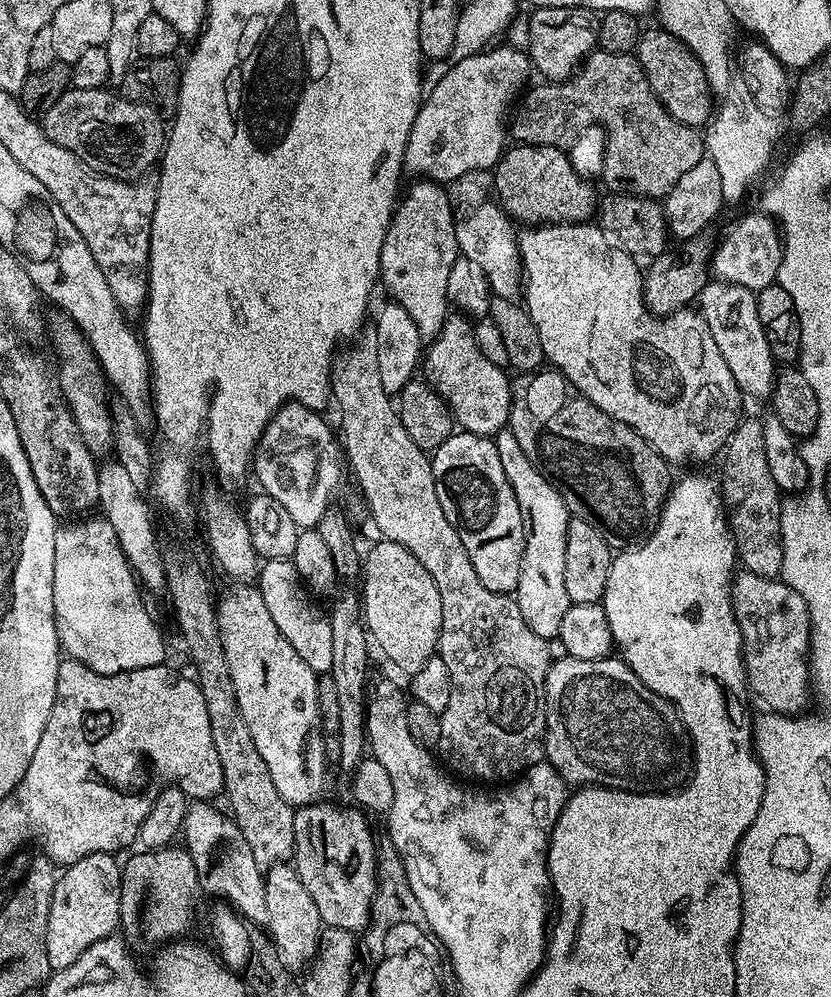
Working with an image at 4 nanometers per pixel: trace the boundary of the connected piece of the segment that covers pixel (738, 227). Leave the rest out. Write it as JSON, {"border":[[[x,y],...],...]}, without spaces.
{"border":[[[764,212],[750,214],[736,223],[723,238],[719,246],[713,249],[710,268],[721,281],[741,285],[755,292],[775,283],[778,266],[781,265],[783,239],[779,233],[777,221]]]}

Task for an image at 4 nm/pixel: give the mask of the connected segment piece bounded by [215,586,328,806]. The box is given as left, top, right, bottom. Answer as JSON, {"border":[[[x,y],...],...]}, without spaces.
{"border":[[[234,586],[224,597],[215,601],[216,621],[222,638],[222,650],[226,654],[226,666],[230,666],[230,682],[234,682],[234,694],[238,698],[238,710],[242,710],[242,718],[246,718],[246,726],[250,730],[250,738],[254,738],[254,746],[258,746],[258,754],[262,754],[262,762],[270,774],[270,778],[278,794],[290,805],[303,806],[314,804],[321,799],[324,792],[324,775],[328,772],[328,764],[324,761],[324,739],[320,707],[318,706],[318,690],[316,682],[318,674],[298,658],[294,646],[282,638],[282,630],[274,626],[274,618],[270,618],[270,610],[266,610],[266,602],[262,602],[262,594],[256,586]]]}

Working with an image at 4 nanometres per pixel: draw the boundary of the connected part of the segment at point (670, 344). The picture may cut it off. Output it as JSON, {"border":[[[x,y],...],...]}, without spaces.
{"border":[[[595,223],[542,224],[525,227],[523,231],[518,236],[522,261],[522,303],[527,308],[534,326],[538,326],[538,338],[542,338],[545,361],[555,371],[562,373],[594,406],[598,406],[598,410],[633,428],[669,465],[684,464],[687,460],[708,460],[716,451],[717,455],[727,445],[728,437],[736,431],[737,423],[741,419],[742,393],[725,359],[722,358],[717,343],[711,338],[710,329],[700,312],[686,307],[663,318],[653,316],[644,304],[644,276],[642,268],[636,265],[639,264],[637,257],[614,247],[607,234]]]}

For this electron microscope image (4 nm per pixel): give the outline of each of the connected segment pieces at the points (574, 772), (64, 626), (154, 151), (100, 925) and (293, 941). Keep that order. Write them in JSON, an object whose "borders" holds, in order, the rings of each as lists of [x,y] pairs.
{"borders":[[[[570,655],[552,660],[544,675],[544,713],[544,754],[565,785],[617,788],[619,792],[658,792],[675,789],[689,771],[690,741],[680,713],[669,700],[652,692],[625,660],[587,661]]],[[[102,516],[84,519],[88,518],[57,527],[55,534],[52,605],[61,651],[69,659],[74,659],[103,676],[165,663],[168,657],[162,632],[140,598],[141,587],[132,573],[132,568],[126,562],[125,555],[122,554],[114,528]]],[[[107,87],[94,90],[78,90],[69,88],[48,113],[42,117],[42,127],[58,146],[74,153],[84,164],[89,164],[93,172],[115,180],[137,181],[149,175],[157,167],[166,143],[166,124],[163,124],[161,113],[155,112],[150,106],[142,106],[130,102],[123,94],[108,92]]],[[[99,852],[67,865],[57,875],[46,922],[46,958],[49,969],[70,966],[94,942],[113,935],[120,922],[120,870],[115,855]]],[[[291,863],[276,864],[263,873],[263,878],[266,890],[266,918],[263,923],[266,925],[268,935],[272,937],[280,965],[283,966],[285,973],[303,973],[312,963],[316,947],[320,944],[322,925],[318,906],[314,906],[310,894],[306,894],[306,886],[302,886]]]]}

